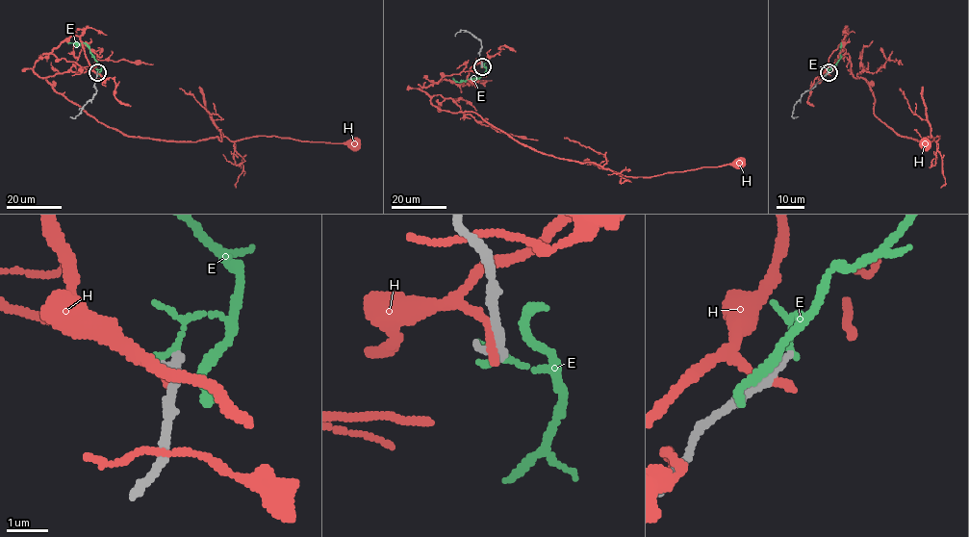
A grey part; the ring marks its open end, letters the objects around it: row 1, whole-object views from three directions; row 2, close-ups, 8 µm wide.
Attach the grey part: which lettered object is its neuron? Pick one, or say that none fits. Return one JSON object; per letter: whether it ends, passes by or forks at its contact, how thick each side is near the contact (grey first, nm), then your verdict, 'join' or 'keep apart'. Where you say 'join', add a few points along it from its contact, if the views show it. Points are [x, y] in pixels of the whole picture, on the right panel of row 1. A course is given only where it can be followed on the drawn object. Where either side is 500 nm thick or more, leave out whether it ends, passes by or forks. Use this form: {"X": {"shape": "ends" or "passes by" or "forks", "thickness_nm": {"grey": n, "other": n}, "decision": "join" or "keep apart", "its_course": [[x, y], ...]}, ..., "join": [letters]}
{"E": {"shape": "passes by", "thickness_nm": {"grey": 240, "other": 100}, "decision": "keep apart"}, "H": {"shape": "ends", "thickness_nm": {"grey": 300, "other": 260}, "decision": "keep apart"}, "join": []}

